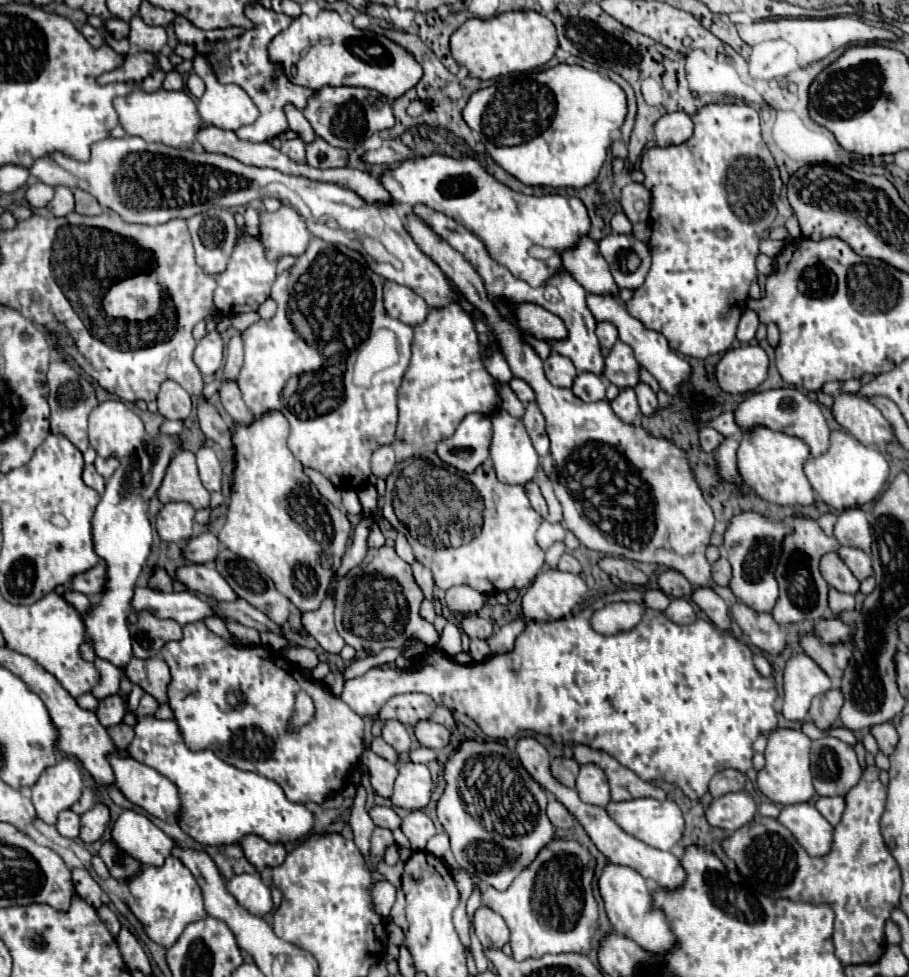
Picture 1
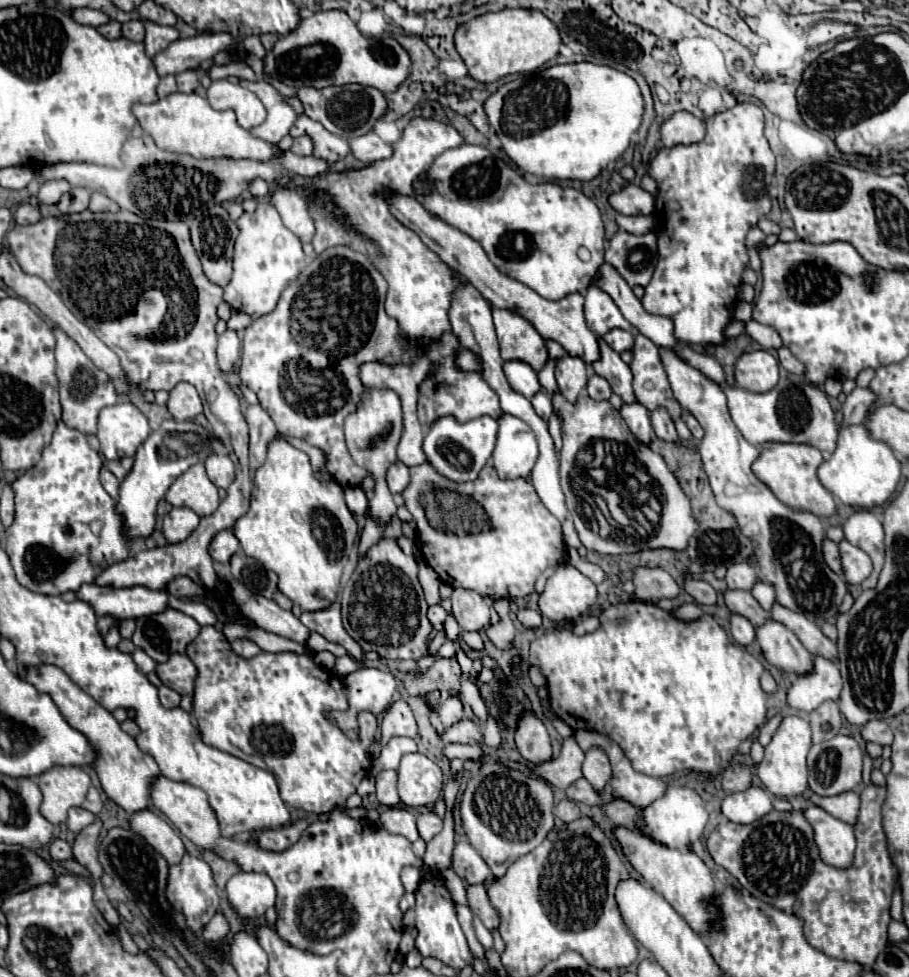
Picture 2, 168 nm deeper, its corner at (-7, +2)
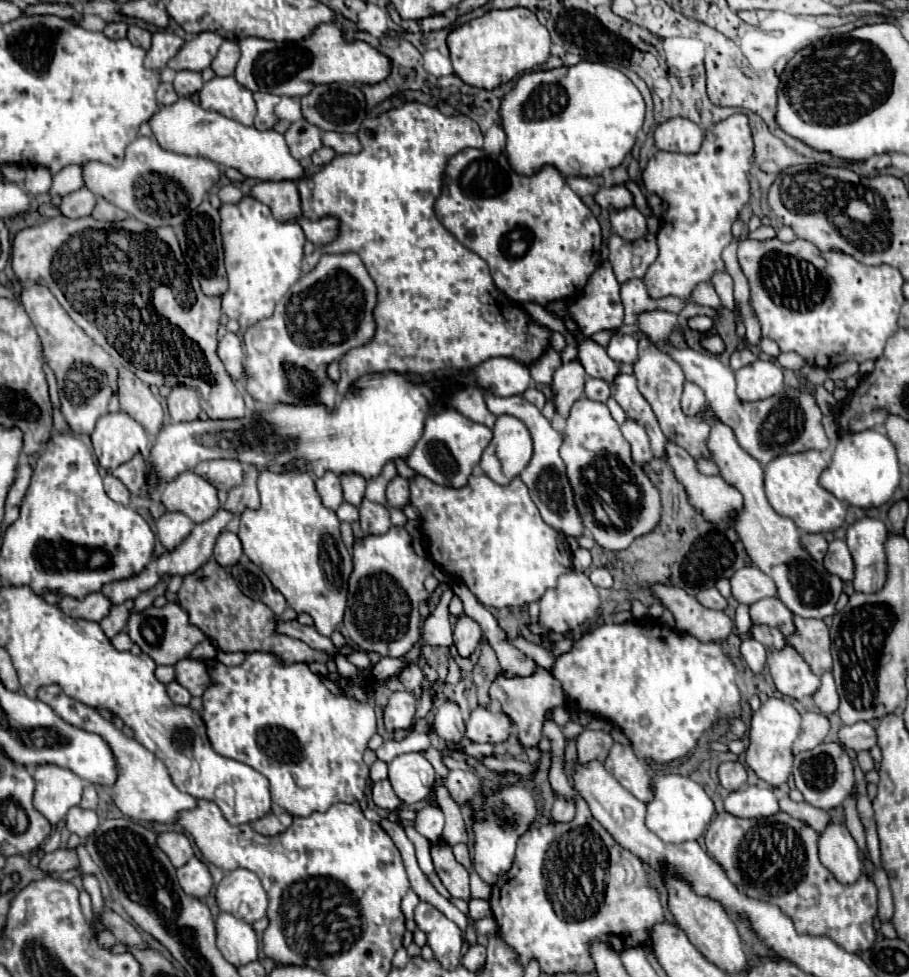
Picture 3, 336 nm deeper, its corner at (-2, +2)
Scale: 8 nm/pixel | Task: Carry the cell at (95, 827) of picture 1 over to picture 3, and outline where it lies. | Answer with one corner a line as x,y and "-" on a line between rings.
60,847
52,853
46,853
40,861
40,869
44,871
54,871
56,875
62,873
62,871
68,871
68,869
76,869
80,865
78,861
78,853
76,849
70,849
70,847

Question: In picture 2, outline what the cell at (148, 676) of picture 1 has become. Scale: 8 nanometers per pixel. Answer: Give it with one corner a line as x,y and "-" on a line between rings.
175,653
167,663
157,665
157,673
163,681
163,685
175,689
181,695
193,695
195,689
195,677
197,677
197,667
187,655

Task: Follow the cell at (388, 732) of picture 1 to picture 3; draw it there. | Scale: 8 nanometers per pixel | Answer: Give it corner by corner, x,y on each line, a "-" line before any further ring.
396,691
390,695
388,705
384,707
384,727
388,733
410,729
416,715
416,697
408,691

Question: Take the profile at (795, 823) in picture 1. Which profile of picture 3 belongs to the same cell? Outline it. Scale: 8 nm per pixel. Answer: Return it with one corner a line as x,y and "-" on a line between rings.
828,823
818,837
818,853
822,865
832,871
840,883
854,883
862,873
858,845
844,825

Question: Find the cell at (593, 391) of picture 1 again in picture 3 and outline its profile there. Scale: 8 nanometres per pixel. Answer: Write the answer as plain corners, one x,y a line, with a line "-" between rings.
588,379
586,381
586,393
584,393
588,399
592,401
602,401
606,403
606,399
610,397
610,383
606,383
604,379

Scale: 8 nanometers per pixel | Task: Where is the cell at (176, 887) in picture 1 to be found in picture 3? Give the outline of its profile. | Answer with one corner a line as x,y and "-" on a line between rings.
192,857
176,873
178,873
178,883
180,883
180,887
184,889
186,895
190,895
194,899
204,899
210,893
210,889
212,889
210,871
196,857

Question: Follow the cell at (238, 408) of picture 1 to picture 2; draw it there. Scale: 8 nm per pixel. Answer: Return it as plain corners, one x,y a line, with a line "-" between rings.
249,405
249,409
245,411
245,419
249,423
249,437
251,437
251,441
249,441
249,469
253,473
257,467
263,465
271,439
277,439
281,435
277,431
273,419
259,405

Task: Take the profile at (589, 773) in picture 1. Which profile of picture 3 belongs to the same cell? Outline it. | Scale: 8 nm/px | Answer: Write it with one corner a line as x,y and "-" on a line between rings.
584,729
584,733
576,739
578,747
578,763
590,763
590,761
600,761
604,763
614,739
604,733
604,731
590,731

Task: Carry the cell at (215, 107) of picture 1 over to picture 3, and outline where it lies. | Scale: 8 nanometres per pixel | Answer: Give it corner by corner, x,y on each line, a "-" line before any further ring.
214,77
200,89
200,105
218,111
242,125
252,125
256,103
252,91
242,87
234,77

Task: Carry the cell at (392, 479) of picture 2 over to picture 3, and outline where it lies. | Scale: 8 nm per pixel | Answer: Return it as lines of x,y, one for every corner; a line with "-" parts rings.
396,475
386,487
386,499
388,499
390,507
404,507
404,505
408,505
408,495
410,495
408,481
402,475

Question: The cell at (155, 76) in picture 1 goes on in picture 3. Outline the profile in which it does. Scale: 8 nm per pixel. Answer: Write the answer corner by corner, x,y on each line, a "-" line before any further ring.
160,83
156,95
158,95
158,103
160,103
160,105
170,105
170,103
174,103
174,101
178,99
172,83

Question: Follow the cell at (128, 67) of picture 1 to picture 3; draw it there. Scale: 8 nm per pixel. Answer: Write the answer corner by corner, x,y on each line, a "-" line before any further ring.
198,33
194,39
186,41
180,51
176,53
176,57
172,57
168,61
168,67
174,71
202,71
206,67
210,67
212,59
218,53
218,47
222,43
222,37
216,33

